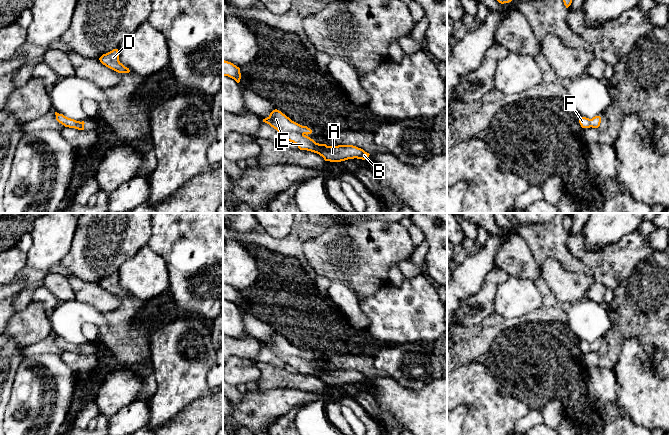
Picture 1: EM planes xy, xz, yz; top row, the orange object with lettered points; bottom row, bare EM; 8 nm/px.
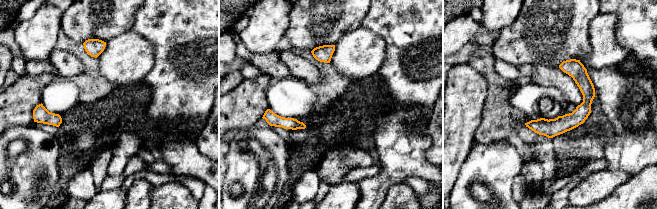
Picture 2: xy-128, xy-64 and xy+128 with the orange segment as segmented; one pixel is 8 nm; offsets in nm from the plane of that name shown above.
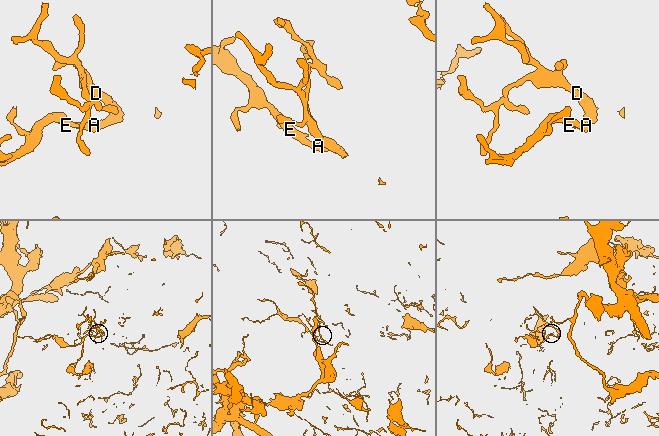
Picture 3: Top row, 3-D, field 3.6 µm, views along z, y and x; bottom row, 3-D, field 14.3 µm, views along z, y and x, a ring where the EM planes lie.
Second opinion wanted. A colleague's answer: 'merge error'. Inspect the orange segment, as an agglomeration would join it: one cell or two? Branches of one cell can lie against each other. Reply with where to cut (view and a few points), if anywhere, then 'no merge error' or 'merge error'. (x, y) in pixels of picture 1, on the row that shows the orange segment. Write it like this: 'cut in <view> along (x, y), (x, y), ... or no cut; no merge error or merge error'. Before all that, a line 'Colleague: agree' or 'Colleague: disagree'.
Colleague: disagree
no cut; no merge error

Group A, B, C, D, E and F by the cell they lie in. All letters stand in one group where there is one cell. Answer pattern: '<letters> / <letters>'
A B C D E F

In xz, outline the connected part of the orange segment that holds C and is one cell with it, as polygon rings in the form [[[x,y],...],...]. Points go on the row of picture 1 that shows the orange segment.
[[[275,109],[270,115],[263,119],[263,122],[276,129],[285,138],[298,146],[300,150],[307,150],[319,154],[325,161],[341,162],[348,159],[362,159],[369,157],[369,153],[353,145],[327,146],[326,144],[316,143],[308,137],[312,130],[307,126],[302,126],[281,111]]]

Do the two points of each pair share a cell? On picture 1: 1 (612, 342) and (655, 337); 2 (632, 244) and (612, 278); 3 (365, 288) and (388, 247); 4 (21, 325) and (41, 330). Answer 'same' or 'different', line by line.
1: same
2: same
3: same
4: same

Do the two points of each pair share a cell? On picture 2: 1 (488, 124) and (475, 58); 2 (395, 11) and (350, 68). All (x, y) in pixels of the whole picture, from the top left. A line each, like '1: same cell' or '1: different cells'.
1: same cell
2: different cells

